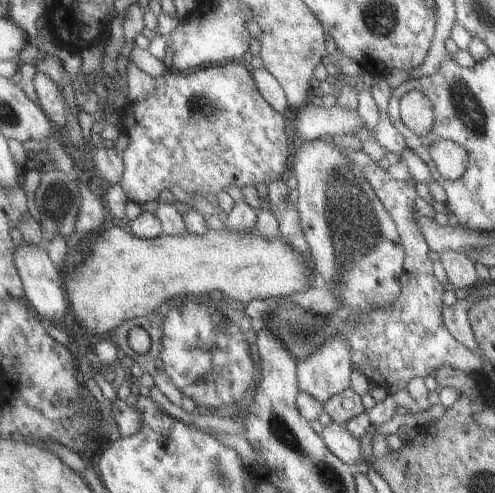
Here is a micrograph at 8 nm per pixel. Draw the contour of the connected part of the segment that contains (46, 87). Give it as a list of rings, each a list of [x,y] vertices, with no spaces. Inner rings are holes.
[[[37,72],[33,76],[31,84],[33,84],[42,112],[57,126],[64,126],[66,118],[70,115],[66,114],[66,103],[59,94],[58,86],[55,86],[47,75]]]

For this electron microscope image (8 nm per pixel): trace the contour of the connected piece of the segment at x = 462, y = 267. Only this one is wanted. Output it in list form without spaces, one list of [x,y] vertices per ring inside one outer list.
[[[442,250],[438,254],[445,271],[446,282],[451,284],[453,290],[455,288],[470,290],[478,279],[473,268],[474,261],[465,253],[457,251]]]

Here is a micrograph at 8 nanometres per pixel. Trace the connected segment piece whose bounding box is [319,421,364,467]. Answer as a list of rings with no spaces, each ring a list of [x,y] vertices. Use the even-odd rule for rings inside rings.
[[[330,421],[321,429],[320,433],[319,438],[327,450],[339,460],[352,467],[355,463],[364,460],[361,458],[359,439],[351,436],[344,425]]]

